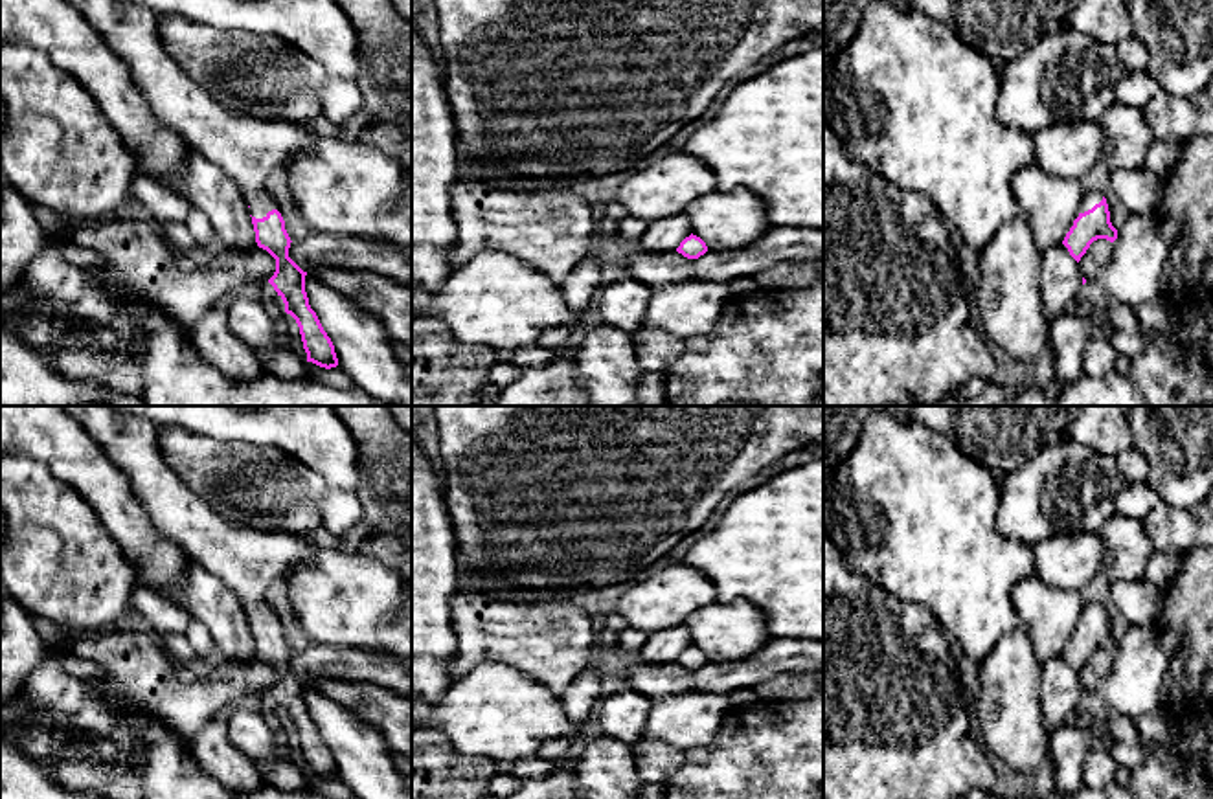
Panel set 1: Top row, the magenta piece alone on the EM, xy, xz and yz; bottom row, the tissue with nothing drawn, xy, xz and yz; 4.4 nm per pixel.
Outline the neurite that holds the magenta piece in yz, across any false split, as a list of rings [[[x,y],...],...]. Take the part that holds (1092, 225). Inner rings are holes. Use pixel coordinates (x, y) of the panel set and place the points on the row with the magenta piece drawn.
[[[1094,191],[1083,197],[1081,213],[1073,220],[1073,226],[1066,233],[1062,244],[1079,263],[1090,244],[1097,239],[1114,242],[1117,239],[1117,230],[1110,222],[1106,198],[1099,191]]]

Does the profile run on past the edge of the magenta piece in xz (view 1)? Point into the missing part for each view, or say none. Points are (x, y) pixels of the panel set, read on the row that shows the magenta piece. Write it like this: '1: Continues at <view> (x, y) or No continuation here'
1: No continuation here

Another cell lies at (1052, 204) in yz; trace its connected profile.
[[[1033,160],[1013,174],[1011,186],[1037,248],[1044,253],[1060,244],[1083,208],[1079,180],[1057,178]]]

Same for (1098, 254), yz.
[[[1106,239],[1094,241],[1079,261],[1081,276],[1086,281],[1095,281],[1097,274],[1108,263],[1110,255],[1112,255],[1110,241]]]

